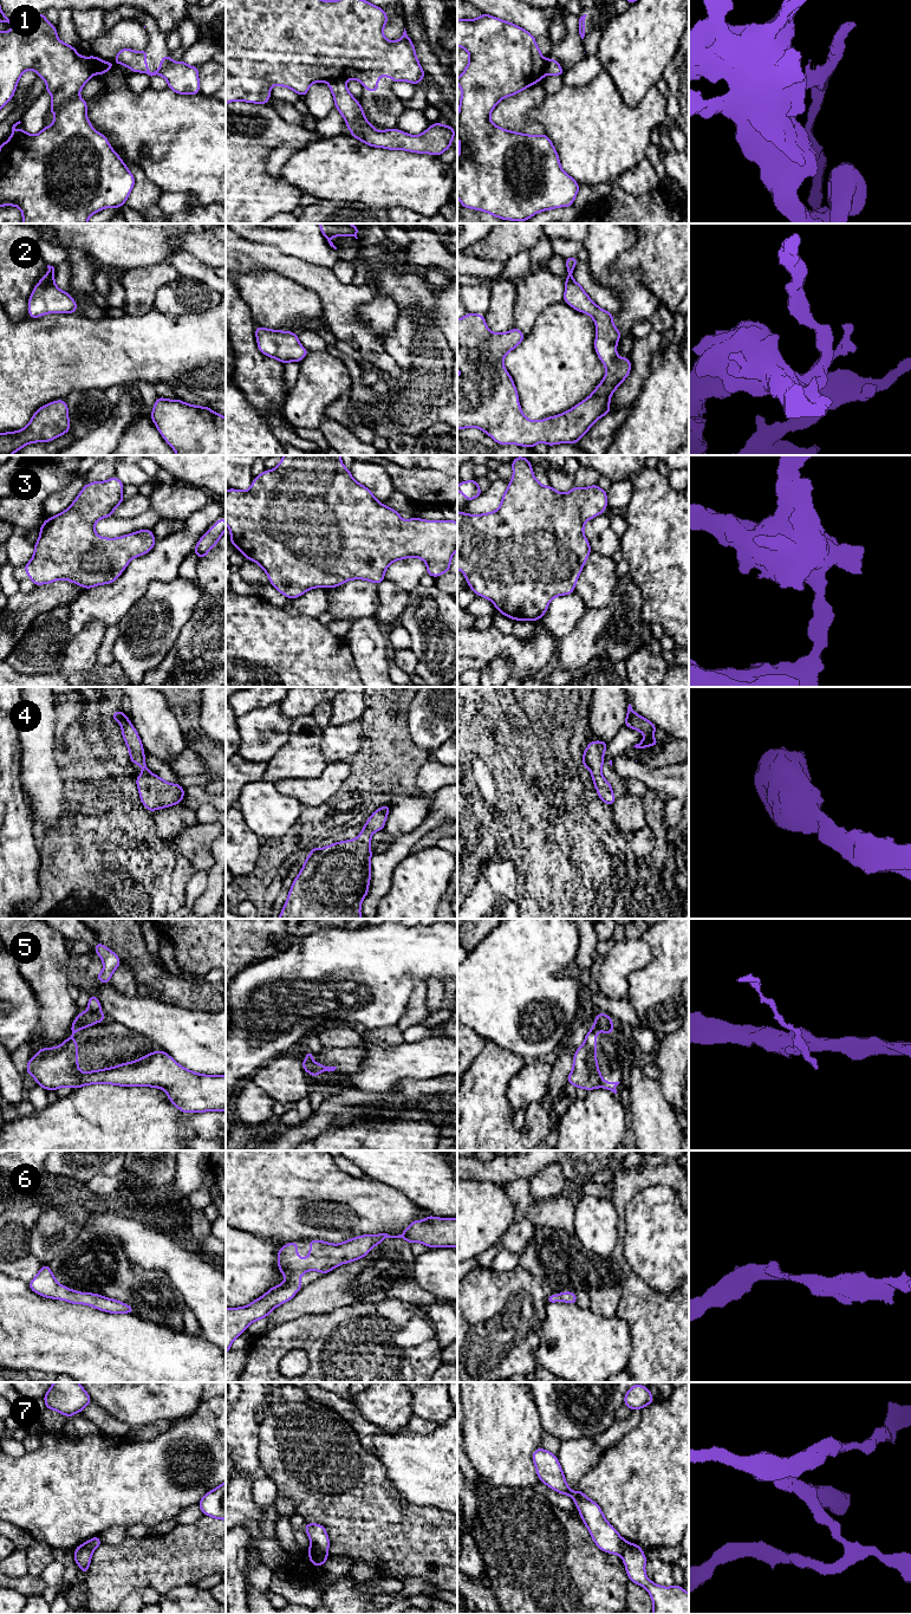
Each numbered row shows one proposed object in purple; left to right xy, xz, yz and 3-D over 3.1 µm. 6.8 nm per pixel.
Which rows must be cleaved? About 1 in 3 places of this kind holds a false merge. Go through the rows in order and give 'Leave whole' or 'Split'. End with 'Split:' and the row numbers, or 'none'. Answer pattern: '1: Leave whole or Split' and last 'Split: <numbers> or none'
1: Split
2: Leave whole
3: Leave whole
4: Leave whole
5: Split
6: Leave whole
7: Split
Split: 1, 5, 7

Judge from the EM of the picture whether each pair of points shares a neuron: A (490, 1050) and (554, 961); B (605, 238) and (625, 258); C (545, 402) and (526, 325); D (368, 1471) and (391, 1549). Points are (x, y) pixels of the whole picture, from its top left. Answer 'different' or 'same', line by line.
A: different
B: different
C: different
D: same

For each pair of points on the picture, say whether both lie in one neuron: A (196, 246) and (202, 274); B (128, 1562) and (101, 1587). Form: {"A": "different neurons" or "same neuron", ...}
{"A": "different neurons", "B": "same neuron"}

